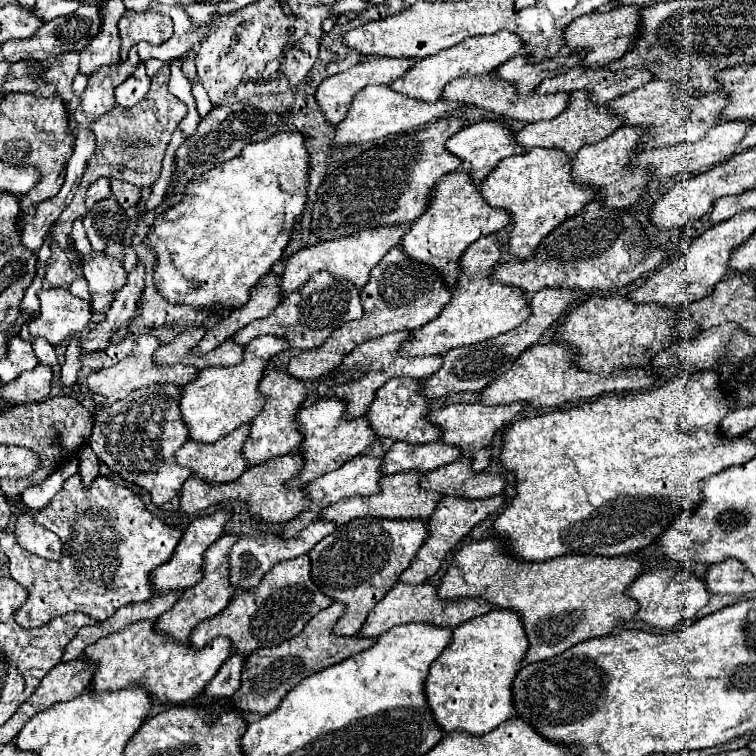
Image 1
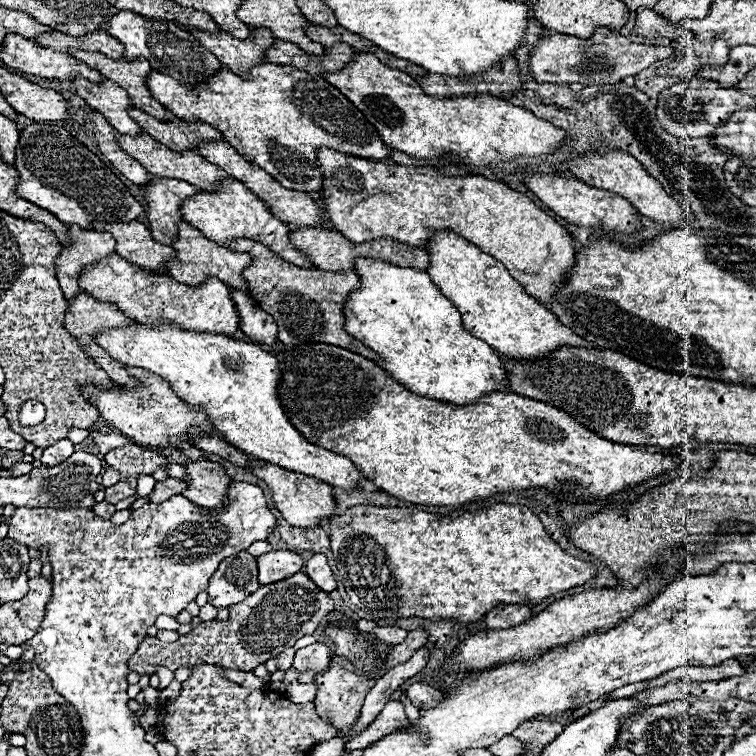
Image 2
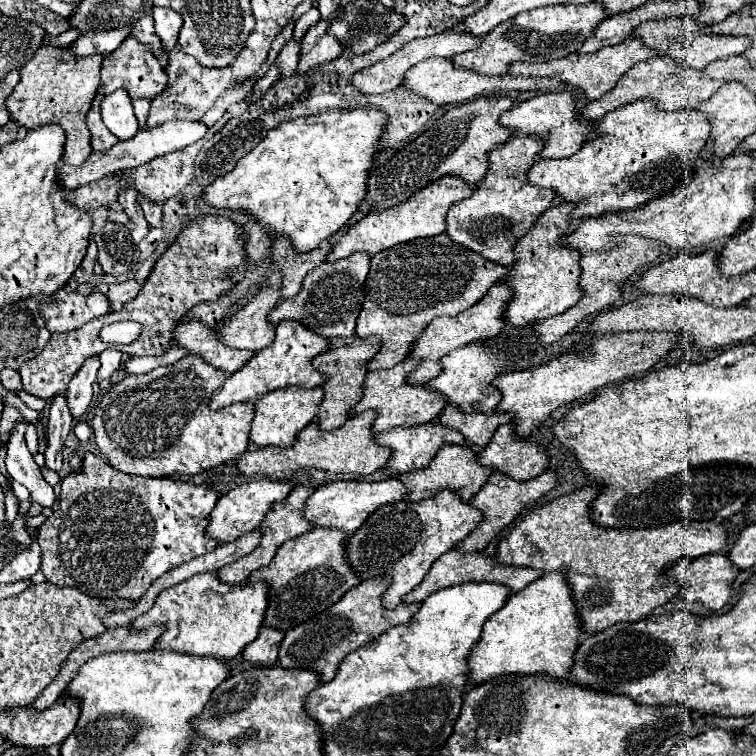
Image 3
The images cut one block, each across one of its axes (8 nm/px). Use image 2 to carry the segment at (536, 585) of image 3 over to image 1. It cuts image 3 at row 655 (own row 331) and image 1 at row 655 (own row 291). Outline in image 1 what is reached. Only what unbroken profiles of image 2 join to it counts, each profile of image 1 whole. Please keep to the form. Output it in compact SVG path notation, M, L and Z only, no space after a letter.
M490 610L480 618L472 618L458 628L454 628L454 636L450 644L444 648L440 658L436 658L430 666L426 678L426 702L434 714L434 720L442 732L462 730L472 736L488 734L498 728L502 722L514 716L512 708L512 678L520 670L524 654L528 650L528 638L522 628L520 616L512 610Z

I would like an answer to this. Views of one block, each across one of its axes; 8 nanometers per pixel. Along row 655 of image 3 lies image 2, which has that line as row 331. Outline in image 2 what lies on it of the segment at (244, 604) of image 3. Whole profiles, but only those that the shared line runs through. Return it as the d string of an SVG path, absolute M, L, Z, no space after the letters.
M112 254L108 260L96 262L82 272L80 288L98 302L116 304L124 314L148 326L160 326L164 322L170 322L174 326L180 326L182 330L212 332L224 336L234 336L240 330L240 318L230 298L230 288L218 278L208 278L198 288L184 286L170 276L154 276L142 272L118 254Z

